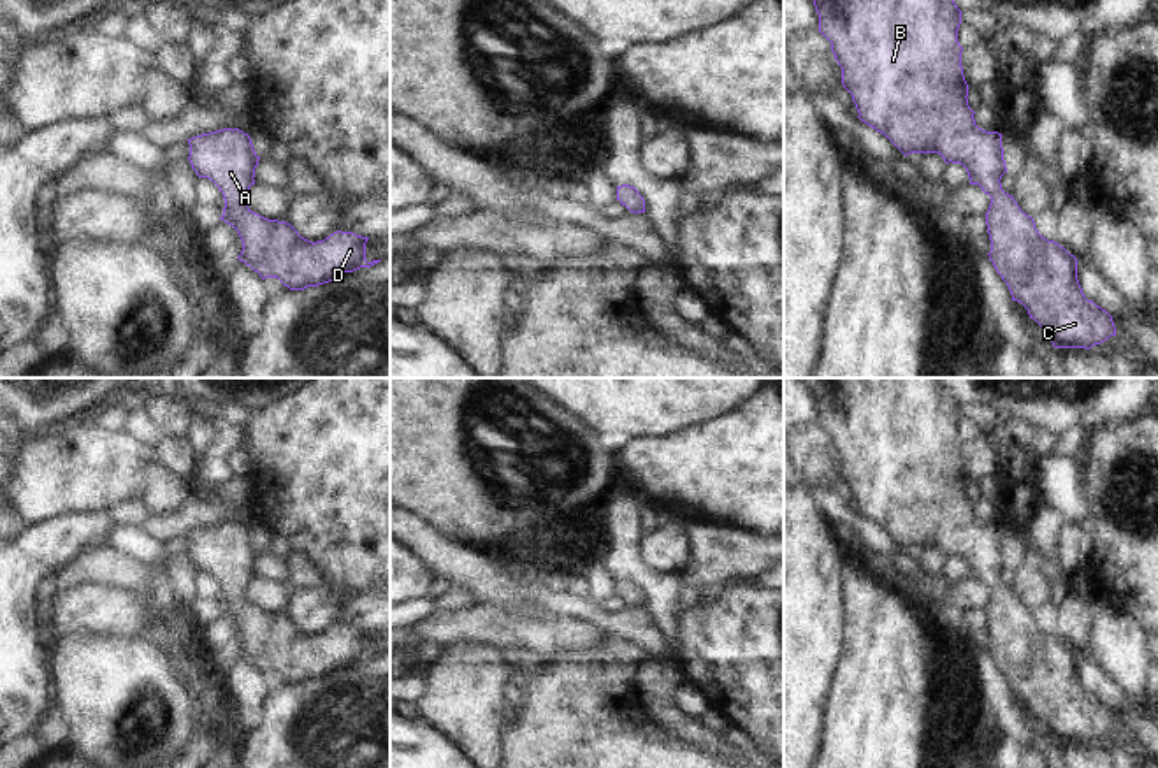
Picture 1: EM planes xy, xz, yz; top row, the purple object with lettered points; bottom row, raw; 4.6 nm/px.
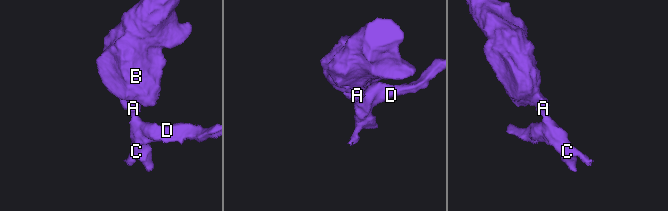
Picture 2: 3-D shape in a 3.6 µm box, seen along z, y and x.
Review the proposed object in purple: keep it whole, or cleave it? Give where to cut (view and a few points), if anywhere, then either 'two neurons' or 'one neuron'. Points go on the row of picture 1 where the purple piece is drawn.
cut none; one neuron

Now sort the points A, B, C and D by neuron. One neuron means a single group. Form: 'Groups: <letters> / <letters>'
Groups: A B C D

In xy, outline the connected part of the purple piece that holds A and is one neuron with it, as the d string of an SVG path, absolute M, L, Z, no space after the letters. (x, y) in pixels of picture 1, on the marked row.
M242 130L202 134L188 139L188 144L192 169L199 178L211 179L223 193L225 207L220 220L232 225L242 241L237 258L262 279L278 278L290 290L304 290L381 262L365 260L369 237L337 230L323 241L311 243L290 223L253 213L244 195L255 185L260 156Z

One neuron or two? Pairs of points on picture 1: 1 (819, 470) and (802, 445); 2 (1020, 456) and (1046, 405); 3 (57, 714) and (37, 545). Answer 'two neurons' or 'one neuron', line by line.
1: one neuron
2: two neurons
3: two neurons

